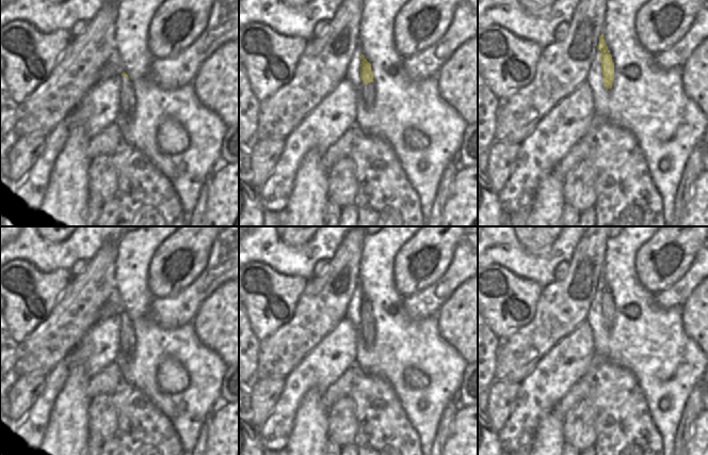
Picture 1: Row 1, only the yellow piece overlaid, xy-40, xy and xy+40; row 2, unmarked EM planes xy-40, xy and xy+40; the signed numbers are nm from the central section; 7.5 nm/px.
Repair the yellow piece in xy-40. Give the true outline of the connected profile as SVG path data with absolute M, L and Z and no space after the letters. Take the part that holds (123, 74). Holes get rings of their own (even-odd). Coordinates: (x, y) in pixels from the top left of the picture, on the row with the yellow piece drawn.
M122 73L122 88L119 90L119 114L132 117L134 109L136 107L136 98L134 96L134 90L131 81L128 79L128 75Z

